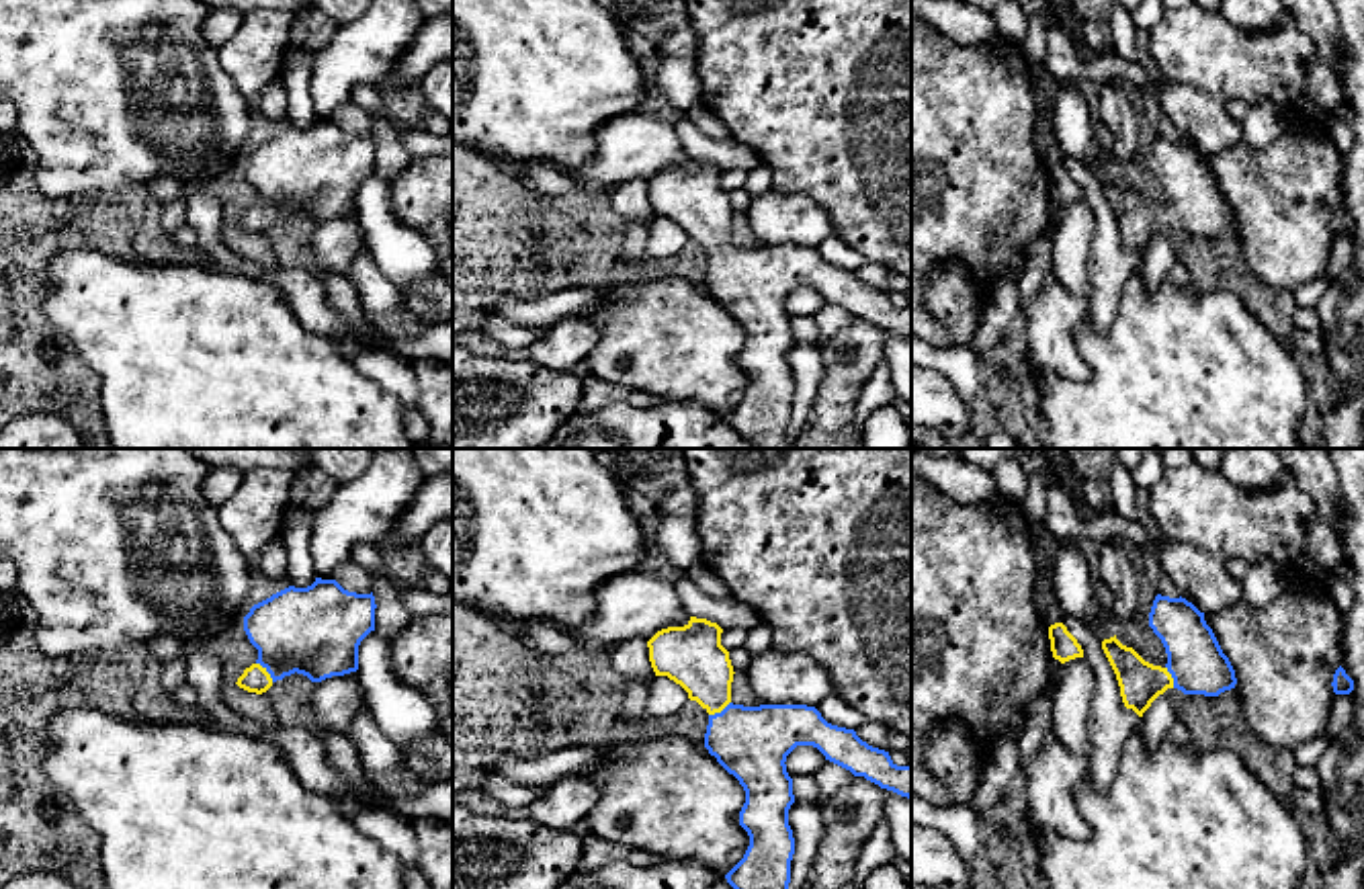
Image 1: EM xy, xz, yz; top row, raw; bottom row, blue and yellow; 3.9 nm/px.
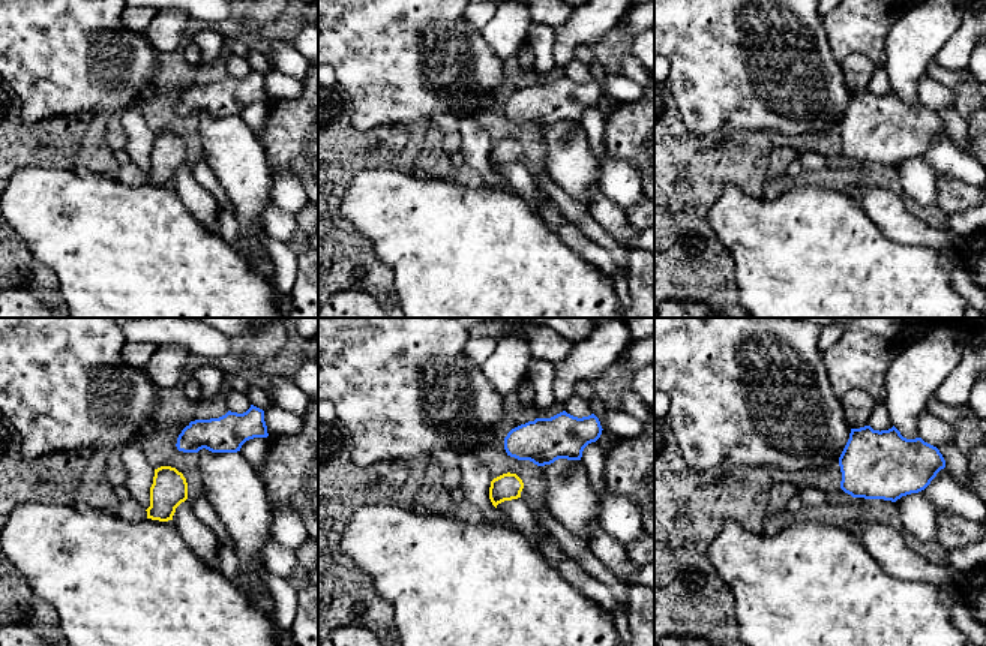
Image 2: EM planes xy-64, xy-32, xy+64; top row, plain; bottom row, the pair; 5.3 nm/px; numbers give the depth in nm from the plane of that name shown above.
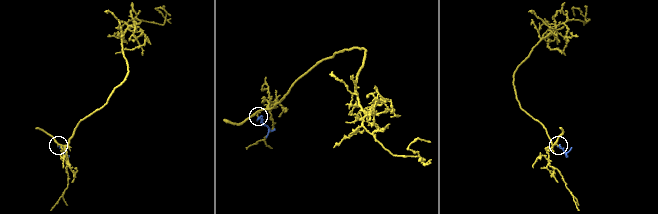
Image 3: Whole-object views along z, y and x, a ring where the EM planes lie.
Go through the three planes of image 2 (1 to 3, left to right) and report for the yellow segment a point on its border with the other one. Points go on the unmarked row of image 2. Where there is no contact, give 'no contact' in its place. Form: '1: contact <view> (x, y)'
1: no contact
2: no contact
3: no contact

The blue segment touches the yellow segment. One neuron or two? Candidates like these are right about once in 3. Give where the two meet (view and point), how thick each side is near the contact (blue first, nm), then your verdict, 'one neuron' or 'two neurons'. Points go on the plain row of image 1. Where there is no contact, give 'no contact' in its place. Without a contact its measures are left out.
xy (267, 212) | 360/110 nm | one neuron

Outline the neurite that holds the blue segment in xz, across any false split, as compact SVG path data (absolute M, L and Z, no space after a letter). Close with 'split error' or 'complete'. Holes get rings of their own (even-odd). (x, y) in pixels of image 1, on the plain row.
M690 158L684 168L657 172L649 182L649 203L655 217L668 217L680 225L690 242L709 254L705 289L733 315L745 332L739 367L750 377L743 399L725 416L727 424L756 449L788 449L791 401L795 379L788 367L788 350L795 344L793 320L786 313L786 297L797 287L817 289L825 301L850 311L854 318L911 340L911 305L897 307L889 293L862 283L854 270L827 264L815 248L807 246L760 246L731 244L733 207L721 186L723 170L707 160Z; split error

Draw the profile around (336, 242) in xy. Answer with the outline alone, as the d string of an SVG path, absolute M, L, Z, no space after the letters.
M358 211L313 223L311 248L317 264L330 274L346 277L352 262L369 252Z

